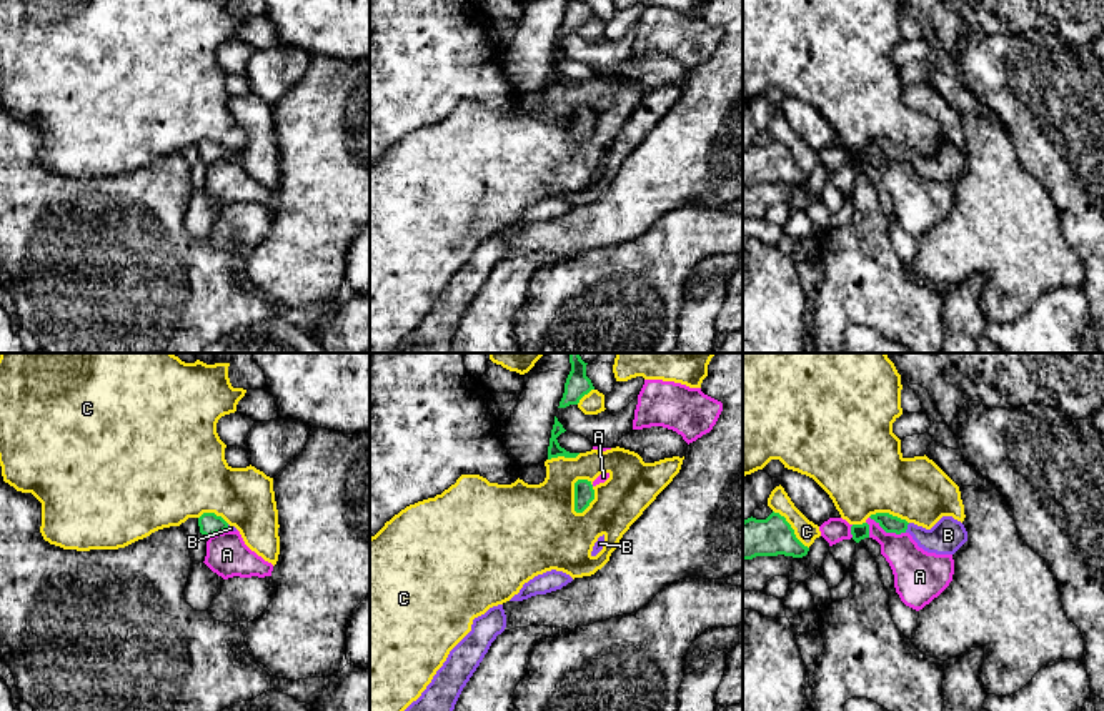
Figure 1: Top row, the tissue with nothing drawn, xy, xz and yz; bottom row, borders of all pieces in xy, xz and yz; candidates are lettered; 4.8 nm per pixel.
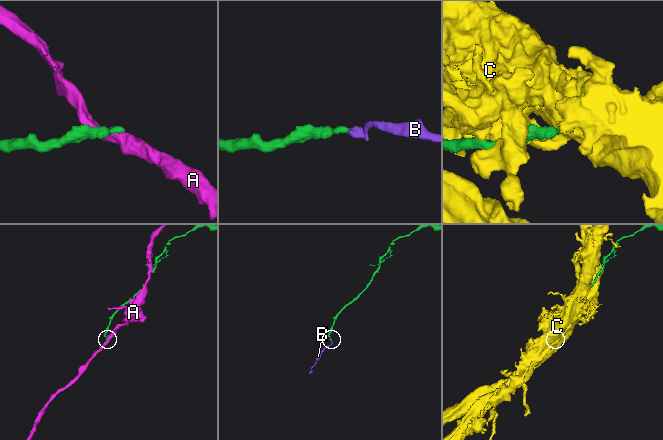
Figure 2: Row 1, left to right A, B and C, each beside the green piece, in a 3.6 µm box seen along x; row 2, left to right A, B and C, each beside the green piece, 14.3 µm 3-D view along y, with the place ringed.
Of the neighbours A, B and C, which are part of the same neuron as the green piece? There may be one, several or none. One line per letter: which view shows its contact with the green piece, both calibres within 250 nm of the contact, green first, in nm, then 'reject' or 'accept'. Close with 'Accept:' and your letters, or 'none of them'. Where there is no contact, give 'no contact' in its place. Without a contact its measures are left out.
A: meets green in yz; 90 nm thick on the green side, 220 nm on the other; reject
B: meets green in yz; 90 nm thick on the green side, 170 nm on the other; accept
C: meets green in xz; 100 nm thick on the green side, 420 nm on the other; reject
Accept: B

